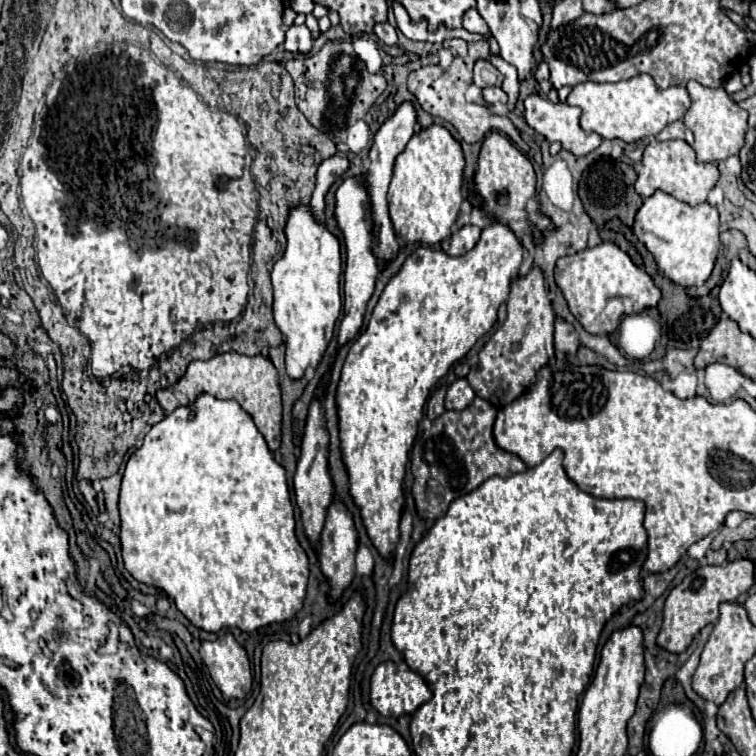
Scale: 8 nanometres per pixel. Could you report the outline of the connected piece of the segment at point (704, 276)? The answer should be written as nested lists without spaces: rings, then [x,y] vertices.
[[[655,191],[643,201],[635,215],[633,233],[653,253],[659,269],[681,287],[705,283],[713,271],[713,263],[721,247],[719,211],[713,205],[699,203],[691,207],[663,191]]]

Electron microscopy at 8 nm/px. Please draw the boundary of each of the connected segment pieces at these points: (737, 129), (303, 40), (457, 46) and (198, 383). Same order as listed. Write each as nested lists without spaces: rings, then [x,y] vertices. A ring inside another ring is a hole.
[[[689,81],[687,91],[691,97],[691,107],[687,109],[683,123],[695,135],[693,149],[697,153],[697,161],[719,161],[737,155],[743,147],[743,137],[747,131],[747,111],[741,109],[735,101],[731,101],[723,87],[707,89],[697,81]]]
[[[293,25],[289,27],[283,45],[285,45],[285,51],[291,51],[291,53],[309,53],[313,47],[311,31],[305,25]]]
[[[447,39],[443,43],[443,47],[447,51],[451,51],[451,55],[457,55],[457,57],[465,57],[467,55],[467,43],[463,39]]]
[[[223,353],[215,355],[209,361],[191,361],[187,373],[169,389],[157,391],[157,399],[165,413],[175,411],[181,405],[191,405],[201,393],[209,393],[217,399],[233,399],[237,401],[255,421],[257,429],[265,437],[271,451],[275,451],[281,443],[281,391],[277,369],[263,355],[245,357],[239,353]]]

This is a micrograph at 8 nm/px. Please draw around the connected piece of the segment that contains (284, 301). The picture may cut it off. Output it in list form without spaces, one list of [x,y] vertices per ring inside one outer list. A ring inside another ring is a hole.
[[[295,207],[289,211],[287,249],[283,257],[273,265],[273,319],[285,339],[285,367],[291,379],[301,379],[307,367],[317,367],[333,337],[335,323],[339,319],[341,301],[341,245],[323,225],[315,223],[309,207]]]

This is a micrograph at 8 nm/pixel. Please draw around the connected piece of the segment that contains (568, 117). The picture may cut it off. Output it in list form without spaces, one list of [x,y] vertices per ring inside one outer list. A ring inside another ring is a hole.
[[[529,95],[525,99],[525,121],[531,129],[549,141],[559,141],[563,149],[581,157],[601,145],[597,133],[587,133],[579,127],[579,107],[567,103],[551,103],[541,95]]]

